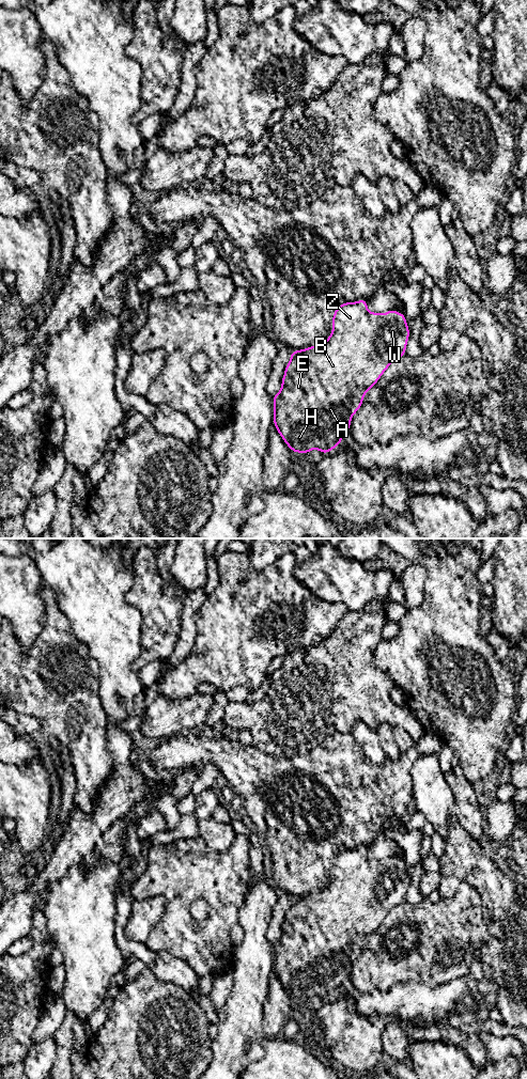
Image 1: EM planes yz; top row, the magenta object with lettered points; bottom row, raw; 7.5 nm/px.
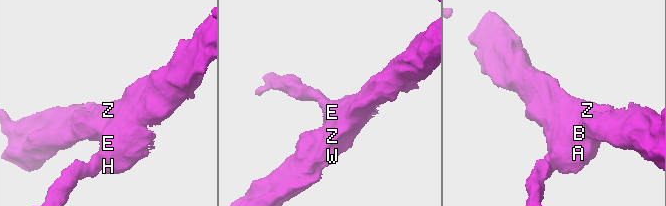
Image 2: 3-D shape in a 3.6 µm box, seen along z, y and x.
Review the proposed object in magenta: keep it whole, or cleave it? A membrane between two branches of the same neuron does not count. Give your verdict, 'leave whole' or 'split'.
leave whole

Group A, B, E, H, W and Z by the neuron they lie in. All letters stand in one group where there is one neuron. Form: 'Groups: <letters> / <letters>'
Groups: A B E H W Z

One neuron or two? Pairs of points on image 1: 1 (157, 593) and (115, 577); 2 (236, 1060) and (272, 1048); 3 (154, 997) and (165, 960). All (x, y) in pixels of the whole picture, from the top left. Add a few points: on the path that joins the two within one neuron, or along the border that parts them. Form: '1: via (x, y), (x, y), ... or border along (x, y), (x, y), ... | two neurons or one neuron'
1: border along (129, 568), (133, 585), (126, 600), (137, 608) | two neurons
2: border along (266, 1036), (263, 1041), (264, 1054), (246, 1066) | two neurons
3: border along (146, 967), (158, 980), (173, 983), (183, 989) | two neurons

